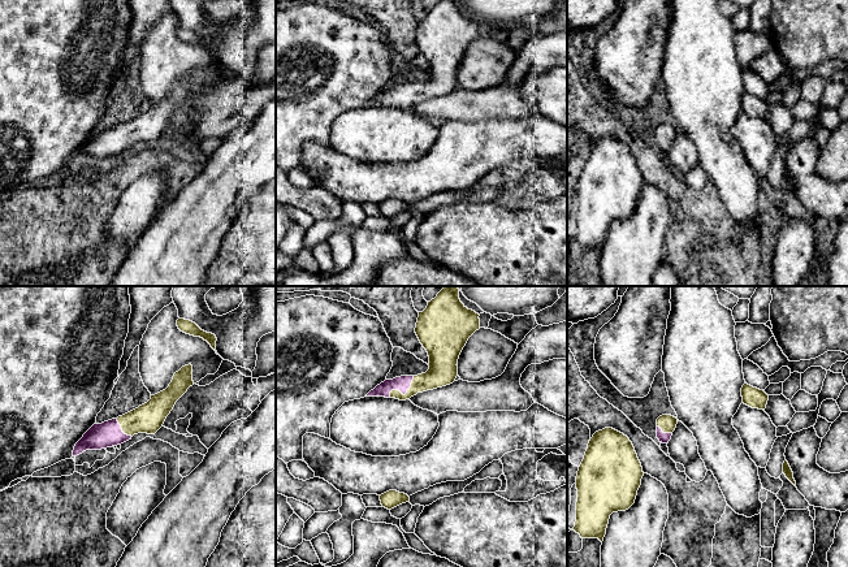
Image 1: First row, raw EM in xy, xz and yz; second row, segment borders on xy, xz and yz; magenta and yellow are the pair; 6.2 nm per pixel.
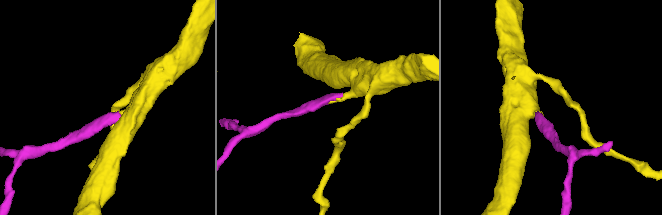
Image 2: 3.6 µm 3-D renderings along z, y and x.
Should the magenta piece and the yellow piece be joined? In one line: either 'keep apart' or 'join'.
join

